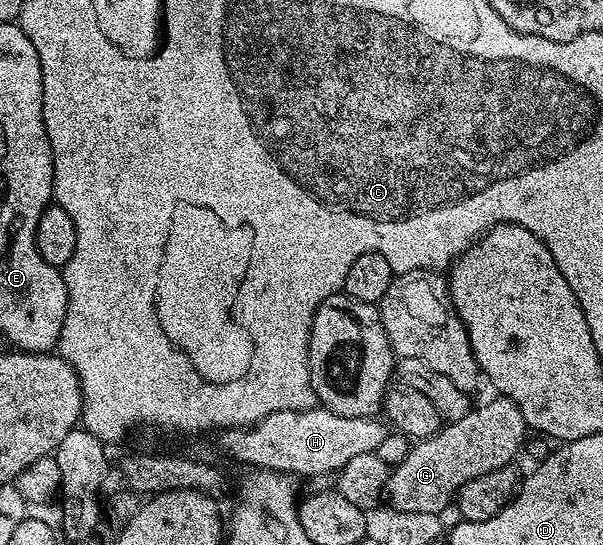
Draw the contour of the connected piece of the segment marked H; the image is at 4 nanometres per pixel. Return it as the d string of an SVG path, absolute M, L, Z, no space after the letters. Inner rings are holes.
M321 405L307 411L278 411L269 413L249 427L232 427L218 436L219 447L239 463L260 471L278 471L284 475L327 475L361 453L376 452L389 434L388 428L378 418L341 417L326 411Z

